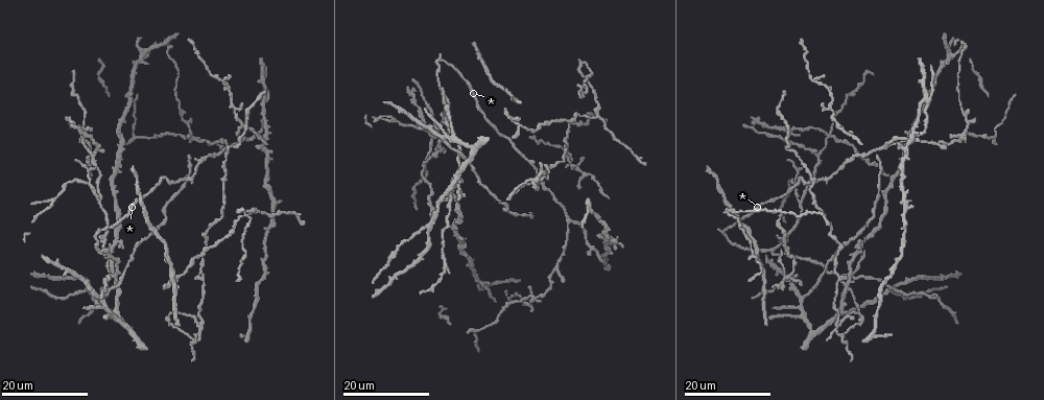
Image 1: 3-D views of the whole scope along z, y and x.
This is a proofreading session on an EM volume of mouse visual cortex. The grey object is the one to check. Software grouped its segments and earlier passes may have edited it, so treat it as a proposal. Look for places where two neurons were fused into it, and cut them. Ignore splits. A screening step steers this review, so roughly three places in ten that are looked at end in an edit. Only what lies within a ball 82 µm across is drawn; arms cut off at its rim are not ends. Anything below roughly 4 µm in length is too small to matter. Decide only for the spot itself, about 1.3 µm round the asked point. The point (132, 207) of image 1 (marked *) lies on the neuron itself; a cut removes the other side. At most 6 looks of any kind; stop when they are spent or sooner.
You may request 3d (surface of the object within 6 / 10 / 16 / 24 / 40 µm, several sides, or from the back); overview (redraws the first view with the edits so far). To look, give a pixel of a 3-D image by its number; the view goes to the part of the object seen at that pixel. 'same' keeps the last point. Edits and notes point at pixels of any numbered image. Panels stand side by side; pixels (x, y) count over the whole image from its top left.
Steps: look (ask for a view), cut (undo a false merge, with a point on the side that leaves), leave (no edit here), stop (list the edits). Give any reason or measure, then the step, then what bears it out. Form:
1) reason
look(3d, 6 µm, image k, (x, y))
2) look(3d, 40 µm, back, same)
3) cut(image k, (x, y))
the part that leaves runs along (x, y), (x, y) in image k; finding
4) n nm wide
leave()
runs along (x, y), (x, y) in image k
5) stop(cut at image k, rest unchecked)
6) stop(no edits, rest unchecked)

a fork
look(3d, 24 µm, image 1, (803, 203))

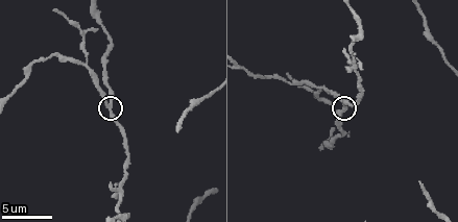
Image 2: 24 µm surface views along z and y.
closer look
look(3d, 10 µm, image 2, (110, 102))

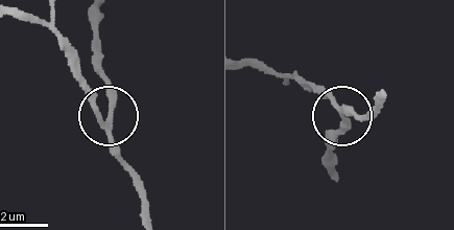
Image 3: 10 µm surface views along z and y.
leave()
runs along (146, 213), (109, 119), (77, 83) in image 3; one neuron here

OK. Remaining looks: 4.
four or more arms meet
look(3d, 16 µm, image 1, (192, 137))

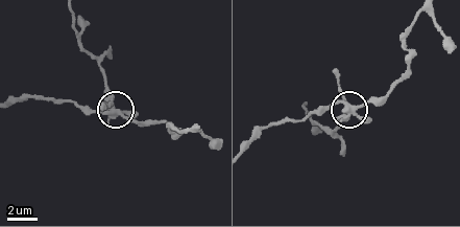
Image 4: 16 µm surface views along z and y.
look(3d, 10 µm, image 4, (114, 114))

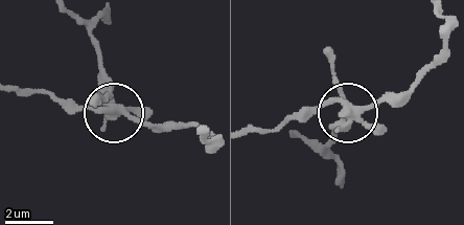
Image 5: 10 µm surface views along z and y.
side arm 30 µm
cut(image 5, (107, 98))
two neurons meet here

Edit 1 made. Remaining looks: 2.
stop(cut at image 5, rest unchecked)

